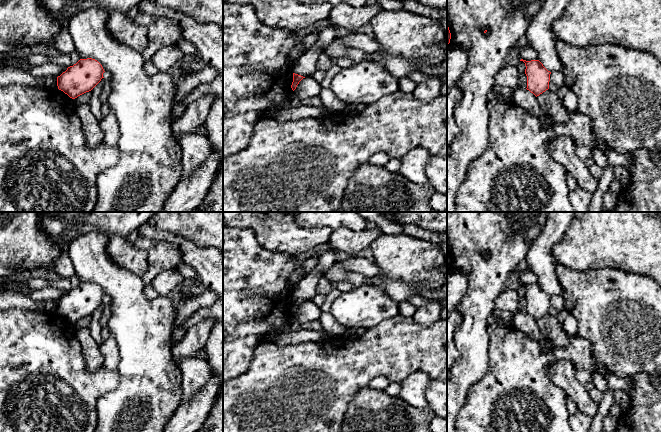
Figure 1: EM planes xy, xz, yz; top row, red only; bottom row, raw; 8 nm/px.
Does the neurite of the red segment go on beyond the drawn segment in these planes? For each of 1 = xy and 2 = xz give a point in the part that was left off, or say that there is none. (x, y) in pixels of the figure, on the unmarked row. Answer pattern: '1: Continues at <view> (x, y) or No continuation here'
1: No continuation here
2: No continuation here

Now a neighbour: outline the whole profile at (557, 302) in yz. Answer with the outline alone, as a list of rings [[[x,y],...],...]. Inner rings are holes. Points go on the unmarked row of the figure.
[[[553,295],[550,298],[549,314],[557,316],[565,309],[565,299],[562,295]]]

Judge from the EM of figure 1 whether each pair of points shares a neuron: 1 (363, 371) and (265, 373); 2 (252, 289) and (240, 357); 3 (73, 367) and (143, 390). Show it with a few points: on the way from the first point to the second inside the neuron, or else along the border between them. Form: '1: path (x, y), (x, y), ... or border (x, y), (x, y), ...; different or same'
1: path (339, 371), (331, 373), (289, 373); same
2: path (240, 306), (240, 340); same
3: border (118, 370), (119, 384), (114, 389), (100, 396); different

